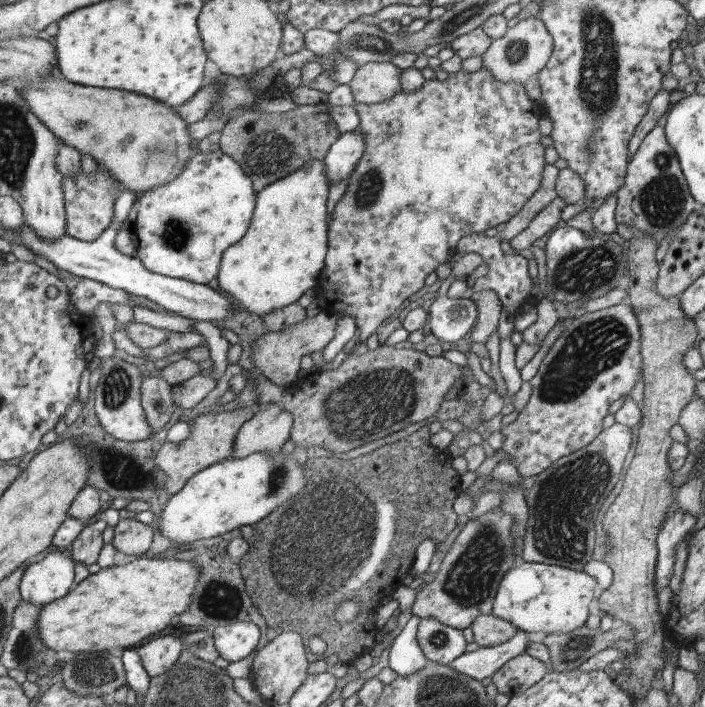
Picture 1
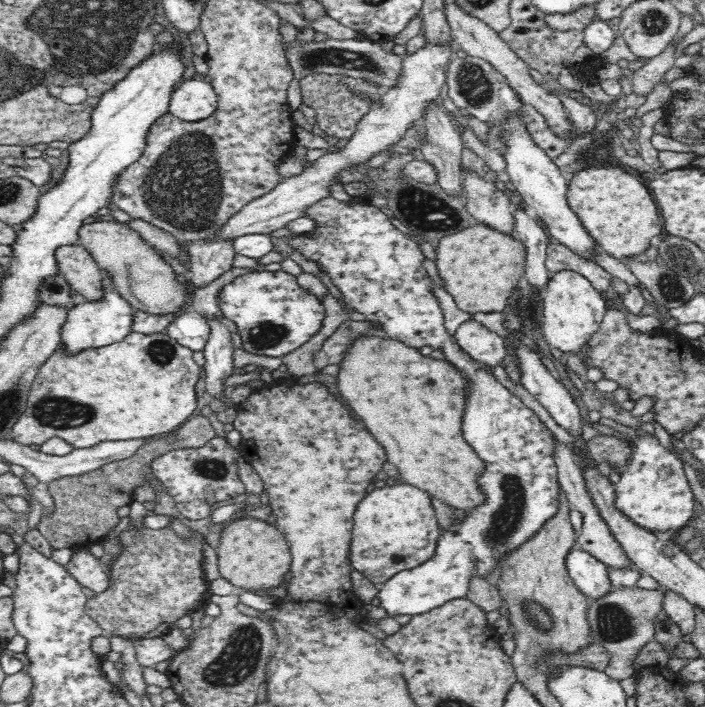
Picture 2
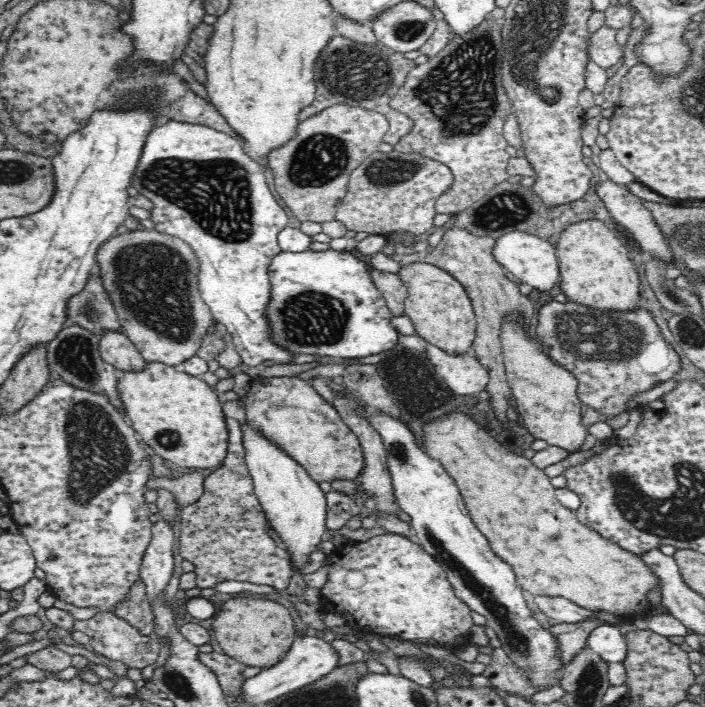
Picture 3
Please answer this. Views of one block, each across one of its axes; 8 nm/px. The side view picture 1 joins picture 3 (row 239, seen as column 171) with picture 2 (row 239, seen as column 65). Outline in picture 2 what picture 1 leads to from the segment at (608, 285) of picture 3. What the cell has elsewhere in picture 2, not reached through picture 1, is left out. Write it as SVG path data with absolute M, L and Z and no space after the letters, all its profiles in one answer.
M619 164L580 168L570 180L567 192L569 207L578 215L578 219L582 221L582 225L586 227L590 236L596 239L597 246L621 261L626 257L643 256L645 250L654 242L655 237L662 232L664 220L658 212L656 201L652 198L646 186L640 184L632 174L620 170Z

